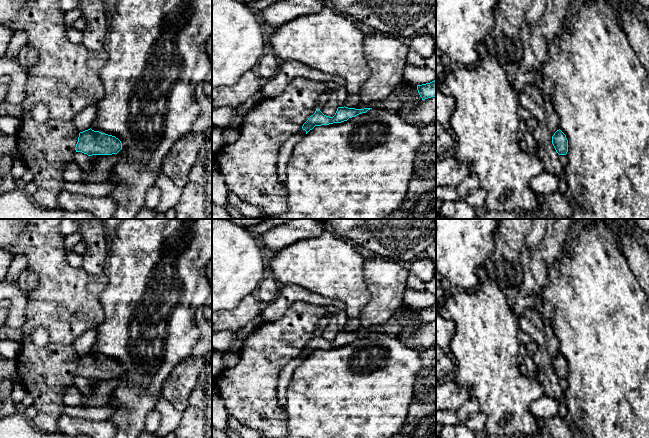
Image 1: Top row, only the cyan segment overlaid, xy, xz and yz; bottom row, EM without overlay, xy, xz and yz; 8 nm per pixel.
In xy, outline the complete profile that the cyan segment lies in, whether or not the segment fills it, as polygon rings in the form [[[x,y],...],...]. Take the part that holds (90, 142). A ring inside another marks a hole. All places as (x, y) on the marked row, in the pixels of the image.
[[[91,128],[79,133],[76,152],[88,156],[117,154],[122,149],[121,141],[115,136],[94,131]]]

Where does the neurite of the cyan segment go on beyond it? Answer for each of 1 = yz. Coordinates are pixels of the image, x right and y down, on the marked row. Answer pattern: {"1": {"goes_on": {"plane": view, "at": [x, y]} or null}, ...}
{"1": {"goes_on": null}}

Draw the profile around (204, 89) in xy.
[[[212,69],[207,78],[197,85],[196,100],[199,114],[192,130],[201,133],[212,126]]]

